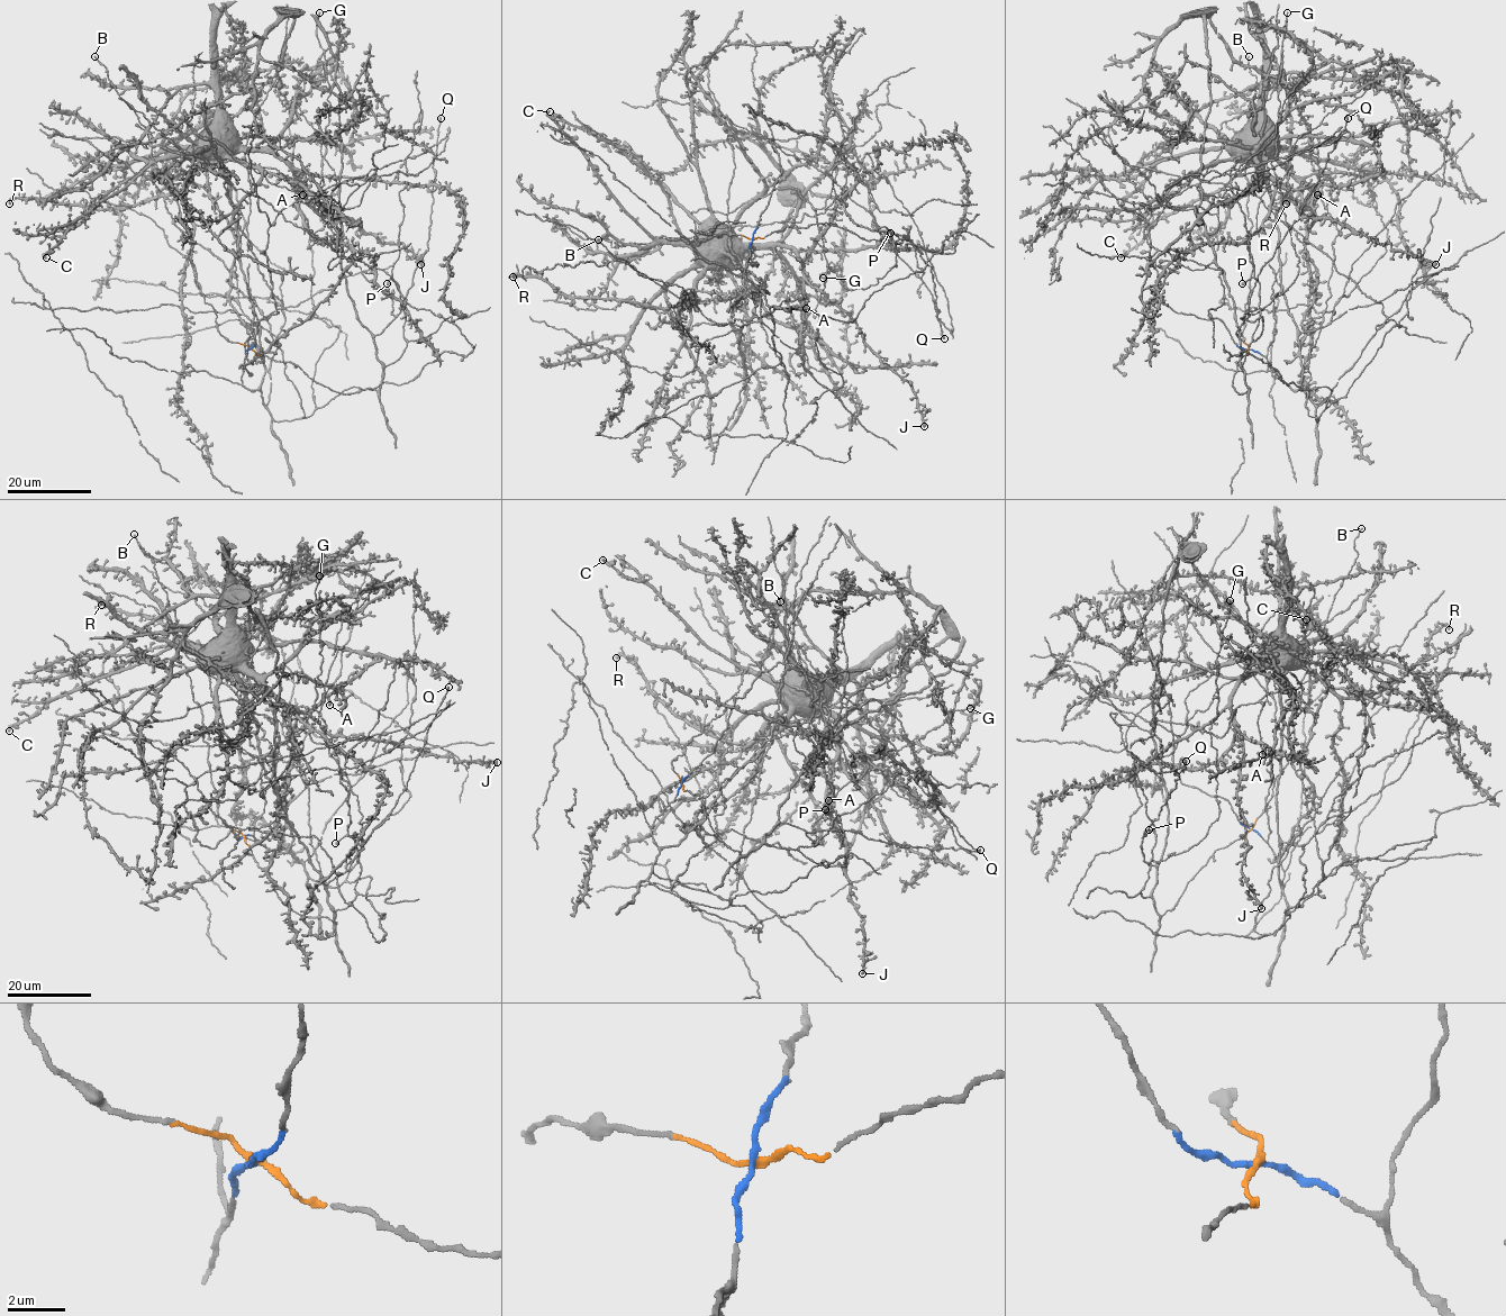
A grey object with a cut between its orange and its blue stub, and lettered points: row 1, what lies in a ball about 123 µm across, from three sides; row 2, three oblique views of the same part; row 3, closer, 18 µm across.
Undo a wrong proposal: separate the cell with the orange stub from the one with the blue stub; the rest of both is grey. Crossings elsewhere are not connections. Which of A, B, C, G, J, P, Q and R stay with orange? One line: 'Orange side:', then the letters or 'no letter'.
Orange side: B, G, P, Q

